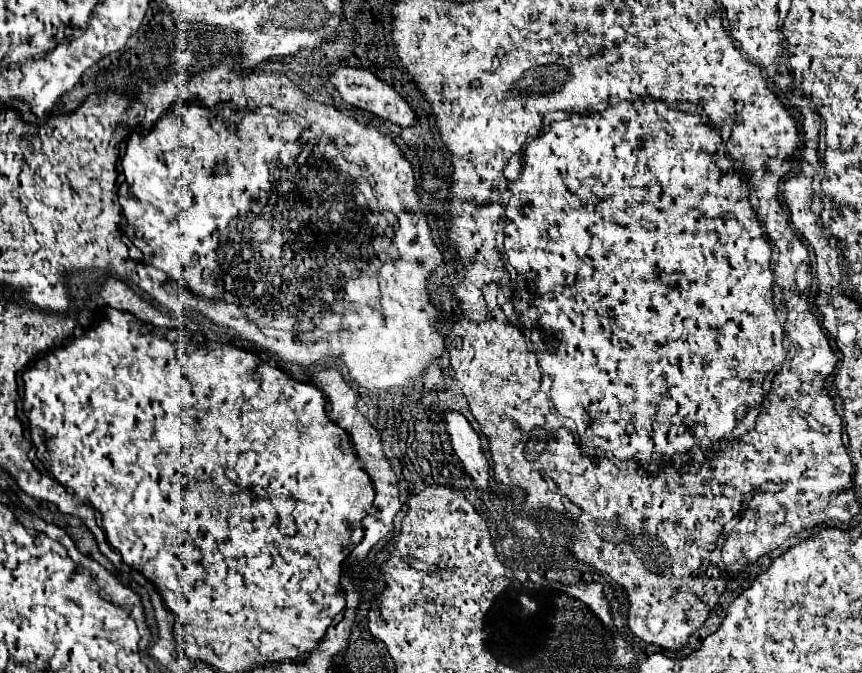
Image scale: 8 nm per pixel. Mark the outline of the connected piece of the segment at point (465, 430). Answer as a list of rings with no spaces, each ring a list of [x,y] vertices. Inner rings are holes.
[[[444,413],[446,429],[452,439],[452,447],[460,457],[464,469],[472,475],[476,487],[486,495],[496,495],[490,489],[490,465],[480,447],[480,437],[462,413]]]

